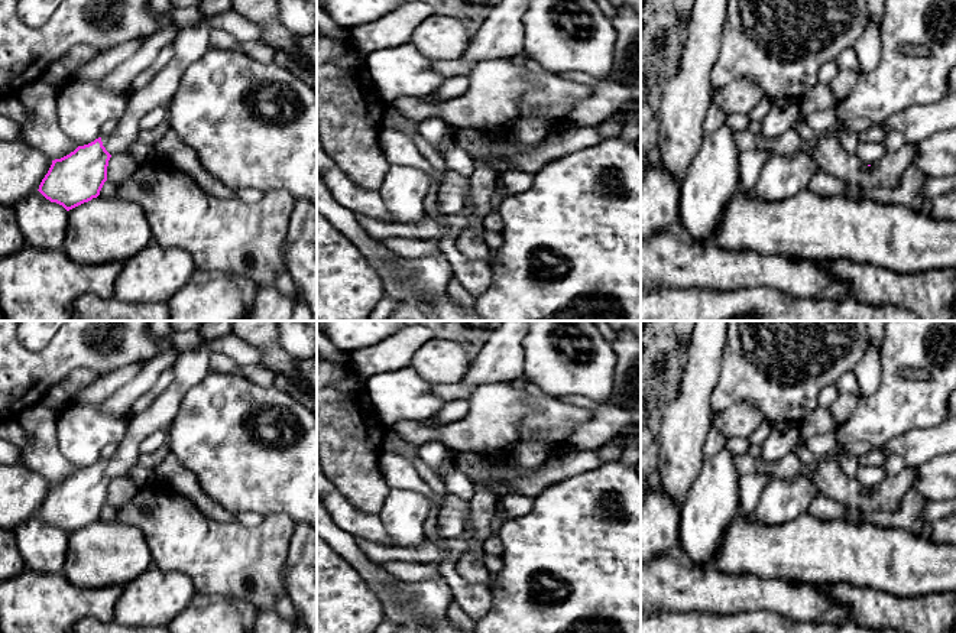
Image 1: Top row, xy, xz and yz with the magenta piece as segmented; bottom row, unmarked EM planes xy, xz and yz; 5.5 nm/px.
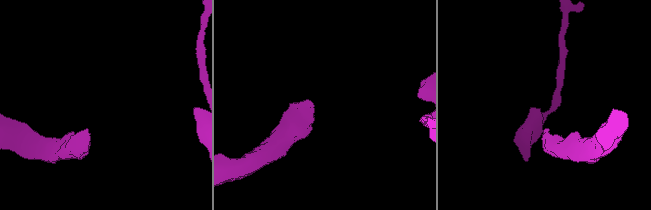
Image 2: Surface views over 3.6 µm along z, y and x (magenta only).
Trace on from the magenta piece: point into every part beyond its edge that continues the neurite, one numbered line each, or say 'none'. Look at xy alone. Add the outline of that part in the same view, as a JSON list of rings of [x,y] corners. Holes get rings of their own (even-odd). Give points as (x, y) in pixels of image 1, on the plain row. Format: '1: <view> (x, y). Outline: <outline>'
1: xy (190, 367). Outline: [[[202,321],[197,332],[202,341],[194,350],[181,351],[172,363],[174,380],[171,386],[149,408],[132,416],[114,455],[111,458],[100,458],[103,470],[110,478],[126,477],[132,468],[139,465],[140,442],[150,434],[166,429],[171,425],[187,392],[210,373],[208,358],[211,351],[208,344],[233,332],[233,322]]]

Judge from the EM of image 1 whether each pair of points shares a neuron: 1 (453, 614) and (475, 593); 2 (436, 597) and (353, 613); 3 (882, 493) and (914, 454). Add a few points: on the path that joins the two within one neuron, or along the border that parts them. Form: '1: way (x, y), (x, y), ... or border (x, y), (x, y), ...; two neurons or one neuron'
1: border (453, 599), (470, 617); two neurons
2: border (363, 578), (379, 600), (385, 617); two neurons
3: border (906, 464), (916, 468); two neurons

